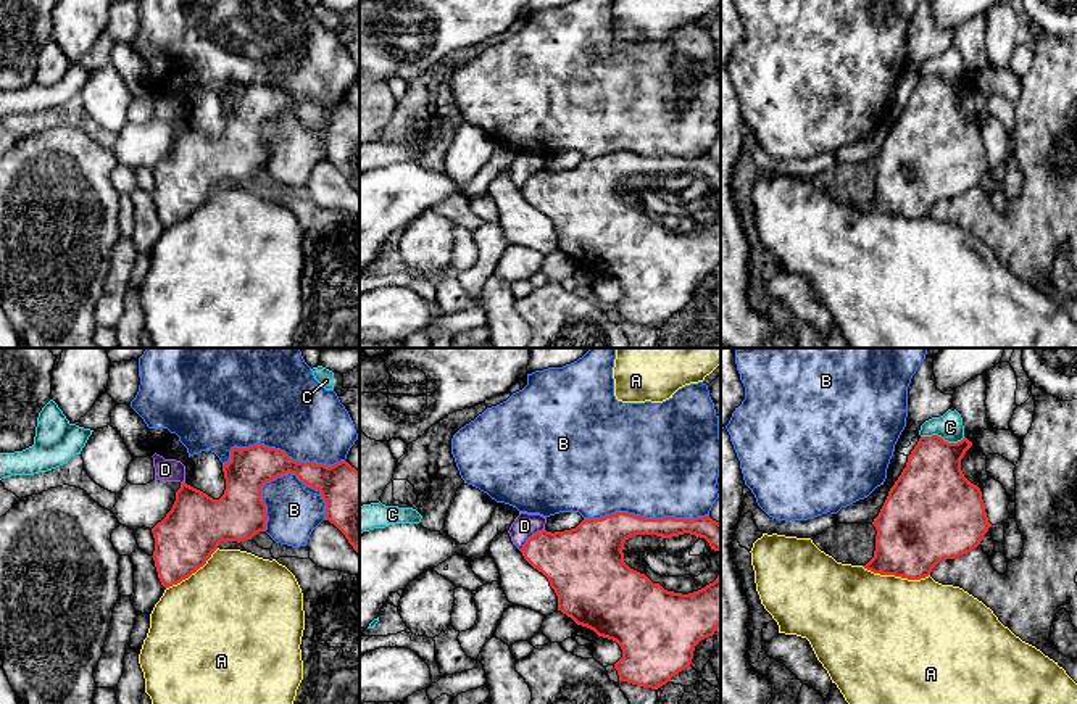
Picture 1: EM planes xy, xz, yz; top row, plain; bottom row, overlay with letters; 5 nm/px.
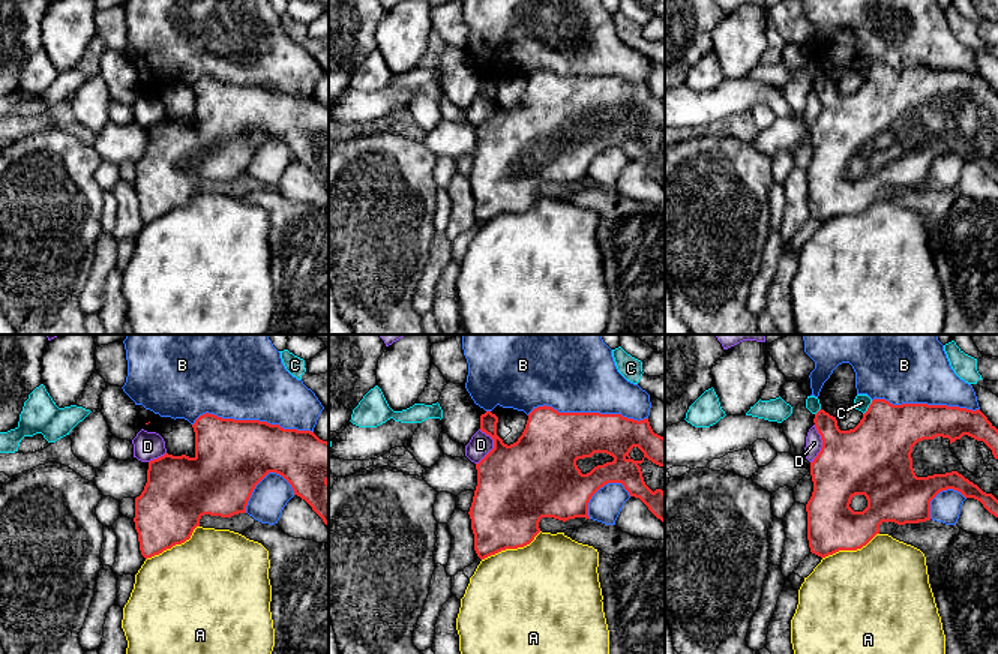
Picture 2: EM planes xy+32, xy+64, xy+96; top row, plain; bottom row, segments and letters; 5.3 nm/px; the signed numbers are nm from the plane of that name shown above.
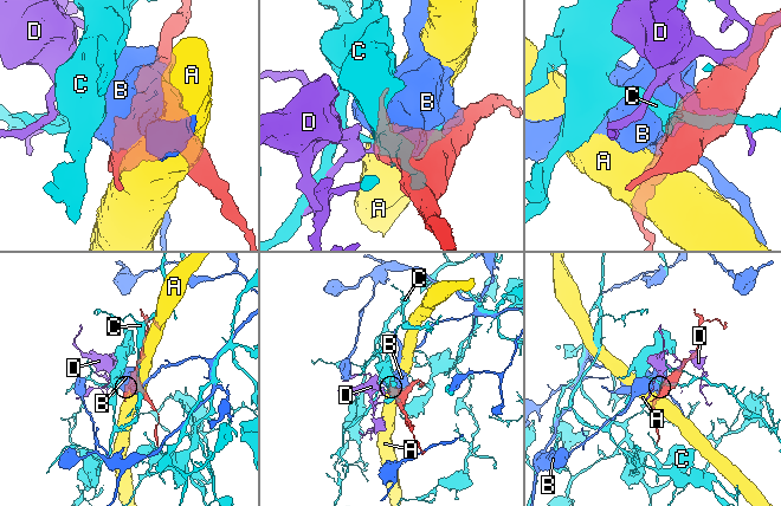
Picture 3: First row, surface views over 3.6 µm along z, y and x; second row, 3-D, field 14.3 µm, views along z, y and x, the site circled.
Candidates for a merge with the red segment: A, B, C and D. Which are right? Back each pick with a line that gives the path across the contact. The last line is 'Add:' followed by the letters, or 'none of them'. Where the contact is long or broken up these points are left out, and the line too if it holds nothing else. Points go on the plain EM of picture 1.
Add: none of them

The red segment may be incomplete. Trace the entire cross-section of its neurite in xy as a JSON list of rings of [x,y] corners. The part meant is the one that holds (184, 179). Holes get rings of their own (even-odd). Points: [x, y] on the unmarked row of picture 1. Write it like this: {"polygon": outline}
{"polygon": [[[253,84],[231,89],[231,100],[222,103],[226,129],[219,139],[181,122],[176,140],[166,156],[153,168],[153,200],[158,217],[164,227],[181,222],[206,203],[221,180],[245,180],[266,169],[266,143],[261,139],[261,126],[284,113],[295,113],[305,124],[319,129],[326,142],[326,159],[334,163],[360,193],[360,110],[347,100],[331,106],[314,101],[297,101],[284,90]]]}

